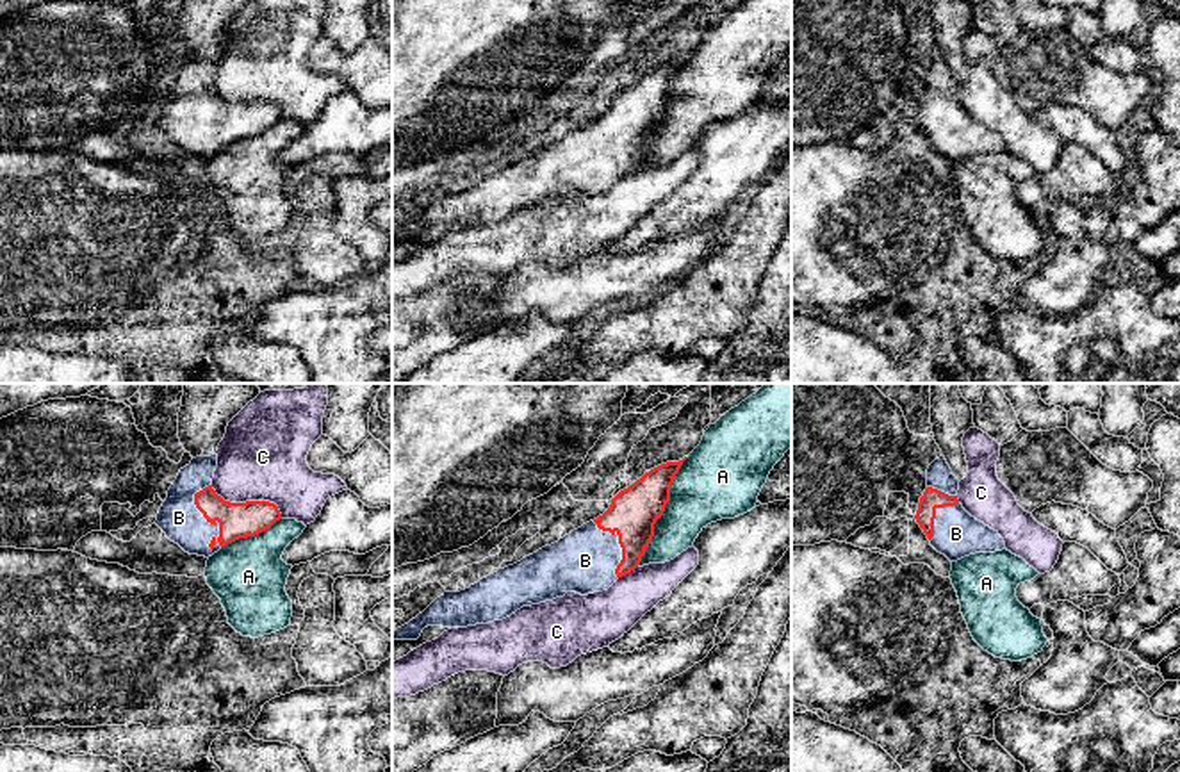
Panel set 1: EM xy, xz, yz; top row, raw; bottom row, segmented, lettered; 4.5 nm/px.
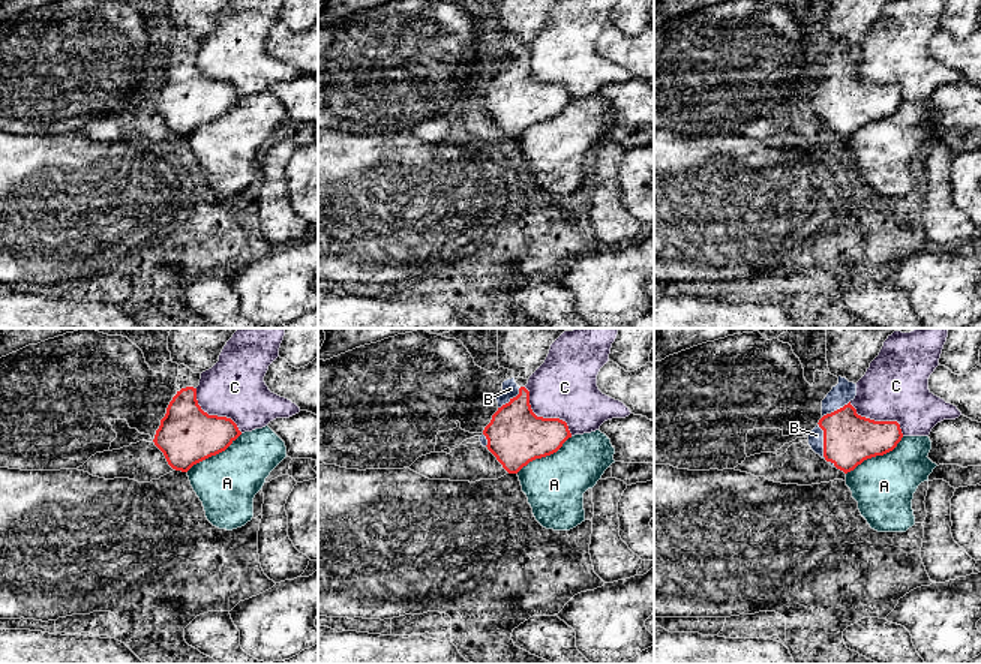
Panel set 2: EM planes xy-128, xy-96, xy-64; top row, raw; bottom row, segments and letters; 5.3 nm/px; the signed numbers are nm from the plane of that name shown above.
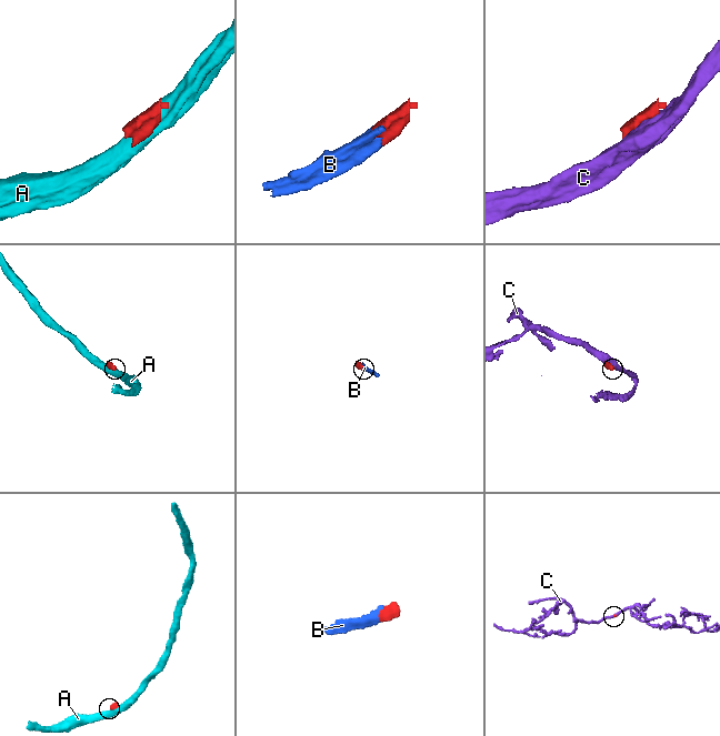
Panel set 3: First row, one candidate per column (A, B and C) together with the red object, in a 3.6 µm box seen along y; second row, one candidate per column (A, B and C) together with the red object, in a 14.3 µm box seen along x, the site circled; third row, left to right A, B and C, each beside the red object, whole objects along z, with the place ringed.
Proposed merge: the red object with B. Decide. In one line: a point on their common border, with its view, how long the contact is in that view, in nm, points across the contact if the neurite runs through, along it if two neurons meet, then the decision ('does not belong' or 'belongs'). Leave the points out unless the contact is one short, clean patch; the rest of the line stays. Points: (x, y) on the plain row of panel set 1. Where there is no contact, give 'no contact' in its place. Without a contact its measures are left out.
meets red in xy at (205, 118); contact 300 nm long; belongs

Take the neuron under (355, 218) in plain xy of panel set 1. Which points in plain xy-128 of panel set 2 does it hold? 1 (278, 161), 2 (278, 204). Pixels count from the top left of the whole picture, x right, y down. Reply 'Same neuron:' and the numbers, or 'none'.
Same neuron: none

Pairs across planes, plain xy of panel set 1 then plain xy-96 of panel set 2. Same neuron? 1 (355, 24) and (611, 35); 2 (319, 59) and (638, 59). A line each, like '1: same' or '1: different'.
1: different
2: same

